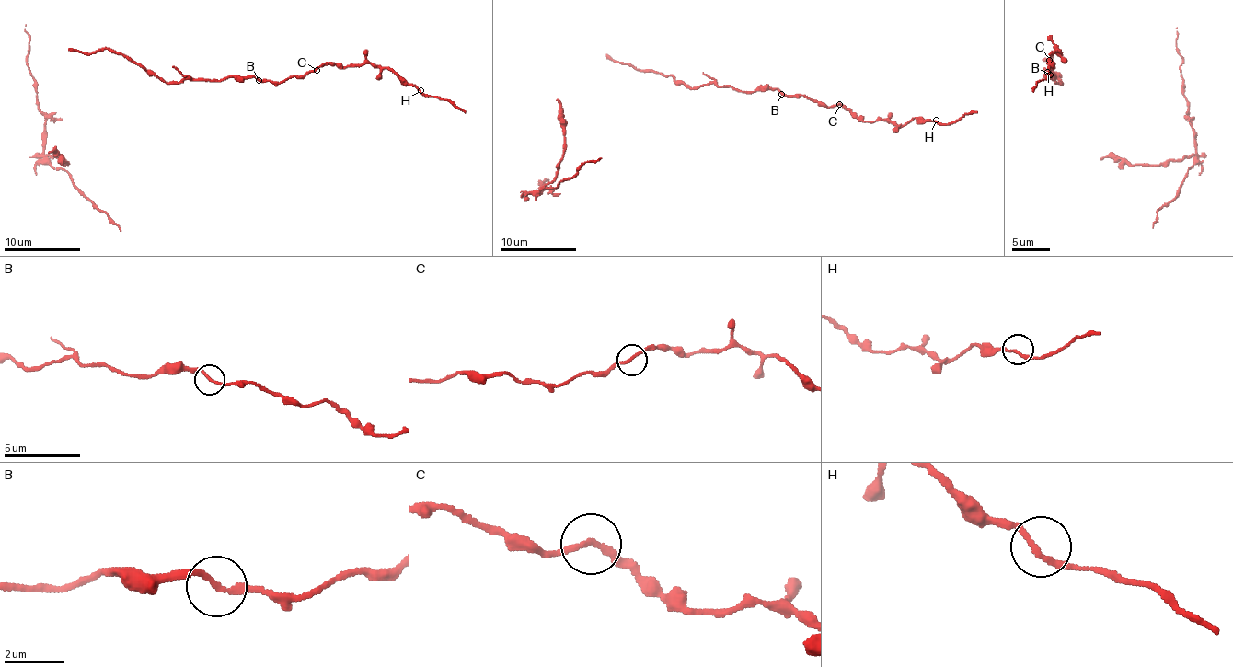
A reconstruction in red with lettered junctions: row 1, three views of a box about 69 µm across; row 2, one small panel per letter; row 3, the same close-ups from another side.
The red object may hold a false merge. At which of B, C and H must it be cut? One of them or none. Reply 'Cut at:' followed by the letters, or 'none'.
Cut at: B

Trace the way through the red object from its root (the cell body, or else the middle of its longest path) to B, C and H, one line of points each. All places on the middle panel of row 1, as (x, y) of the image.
B: (655, 71), (673, 75), (691, 86), (716, 83), (720, 86), (732, 86), (742, 92), (777, 89), (781, 93)
C: (655, 71), (691, 86), (716, 83), (742, 92), (779, 89), (785, 95), (805, 94), (827, 106), (839, 104)
H: (655, 71), (691, 86), (716, 83), (742, 92), (805, 94), (827, 106), (839, 104), (864, 121), (936, 120)

